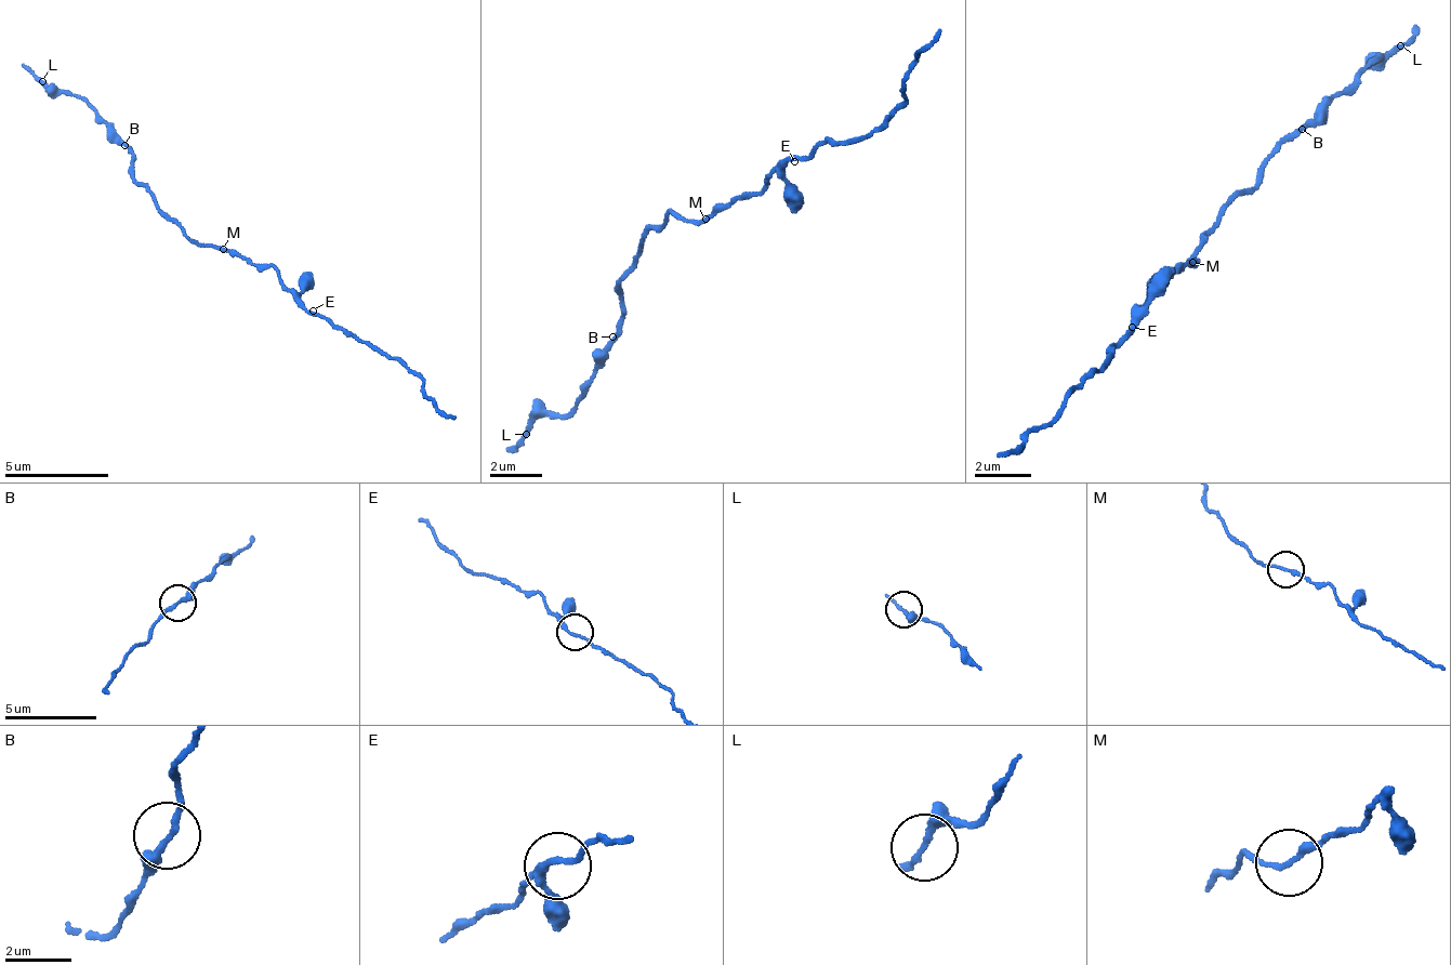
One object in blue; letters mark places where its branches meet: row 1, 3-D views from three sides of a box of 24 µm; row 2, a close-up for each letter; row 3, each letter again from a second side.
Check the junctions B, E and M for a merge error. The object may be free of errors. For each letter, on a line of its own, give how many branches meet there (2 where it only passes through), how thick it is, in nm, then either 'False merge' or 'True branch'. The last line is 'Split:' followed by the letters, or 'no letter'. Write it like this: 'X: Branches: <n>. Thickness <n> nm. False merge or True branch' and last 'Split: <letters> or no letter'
B: Branches: 2. Thickness 190 nm. True branch
E: Branches: 2. Thickness 180 nm. True branch
M: Branches: 2. Thickness 170 nm. True branch
Split: no letter

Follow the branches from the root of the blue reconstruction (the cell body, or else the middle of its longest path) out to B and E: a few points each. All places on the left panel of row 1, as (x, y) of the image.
B: (218, 249), (213, 245), (197, 245), (135, 179), (135, 164), (131, 161), (134, 154), (122, 144)
E: (218, 249), (236, 251), (254, 263), (264, 262), (278, 274), (278, 283), (307, 311), (313, 311)

